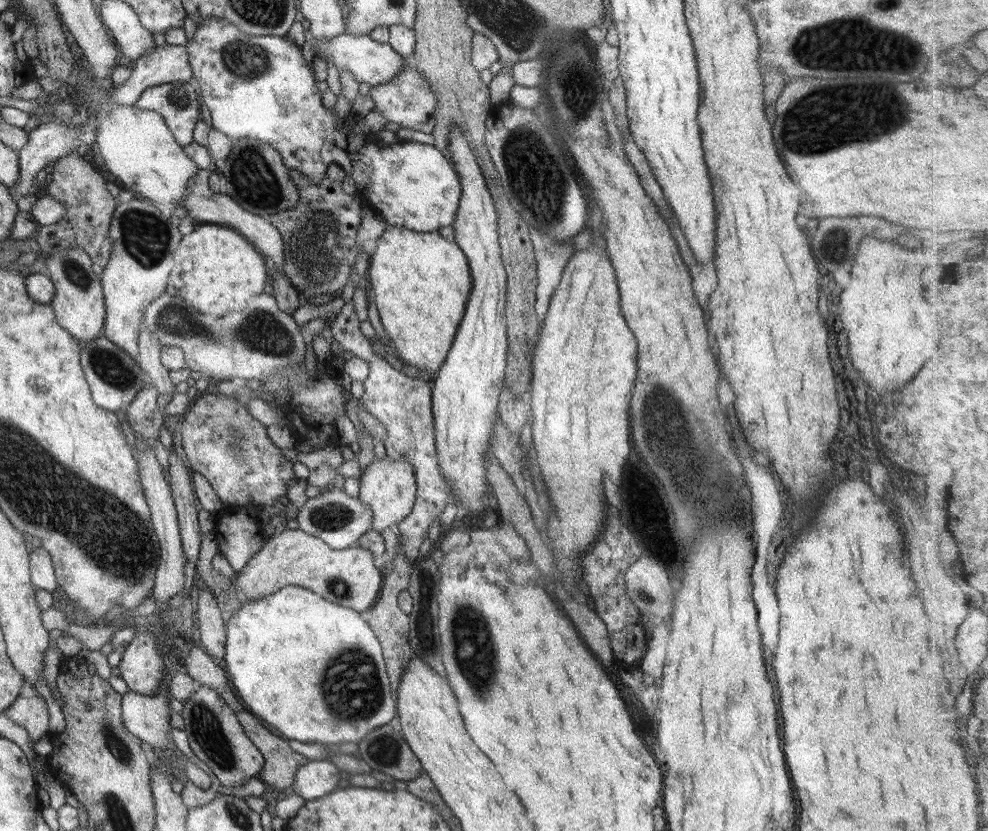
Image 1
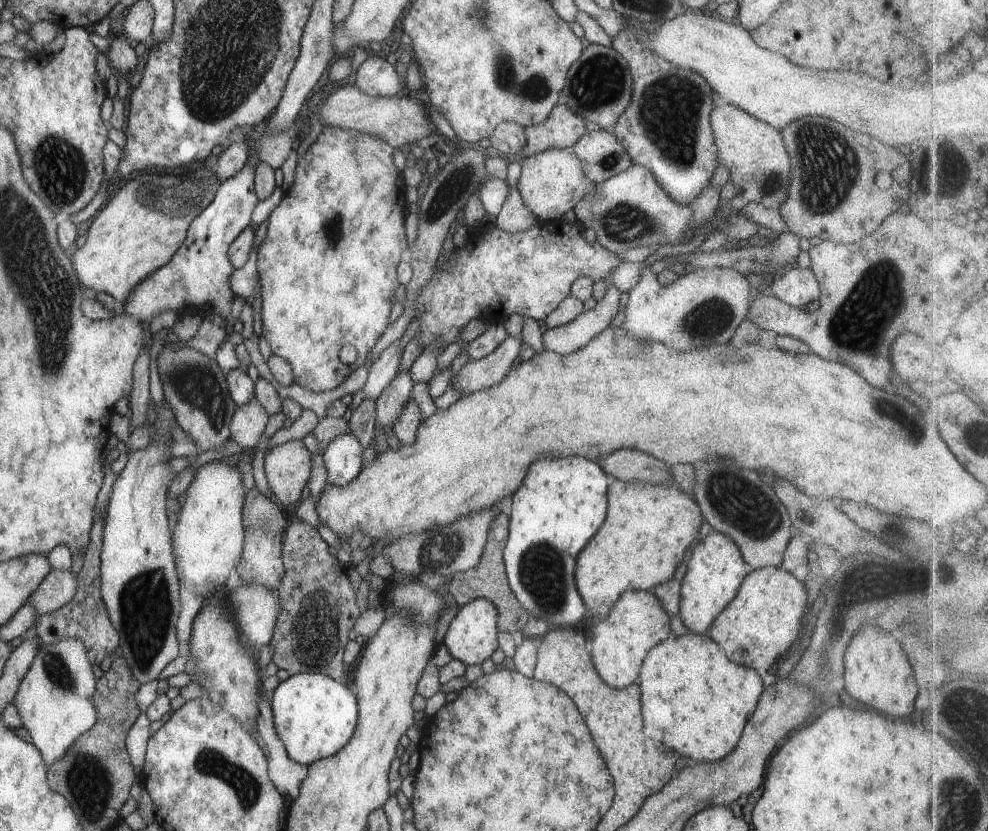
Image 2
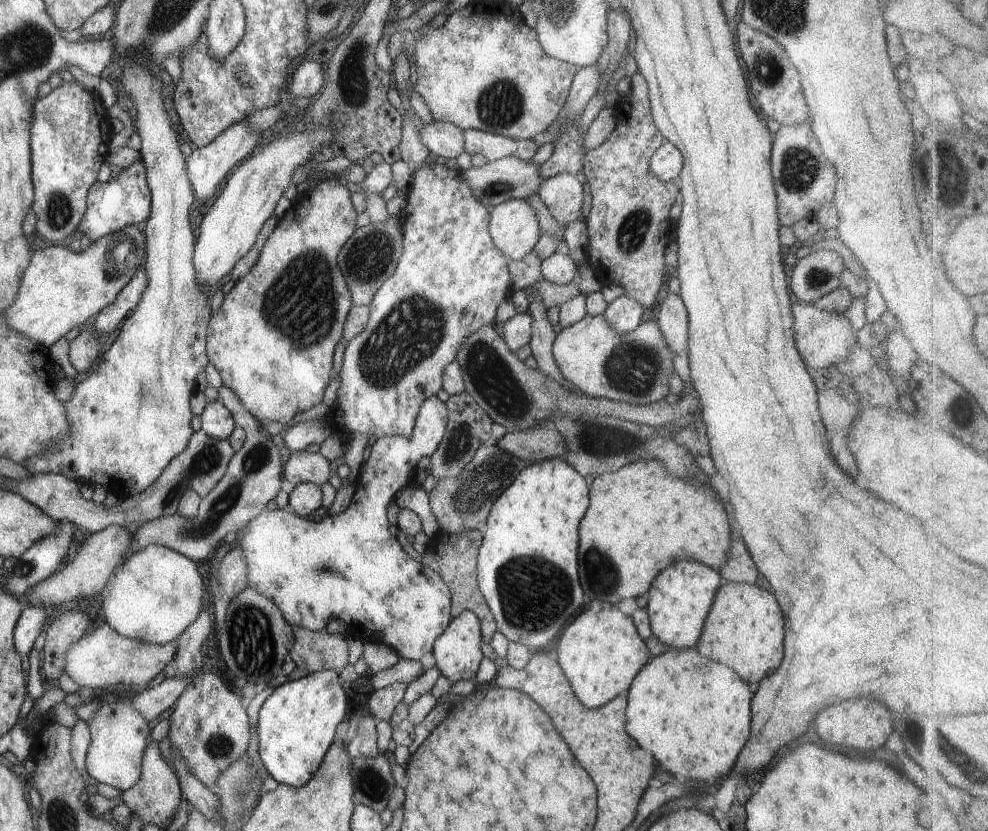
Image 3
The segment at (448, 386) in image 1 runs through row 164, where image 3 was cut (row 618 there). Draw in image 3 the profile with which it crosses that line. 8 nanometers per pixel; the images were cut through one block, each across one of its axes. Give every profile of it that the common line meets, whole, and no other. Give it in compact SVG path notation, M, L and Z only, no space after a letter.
M463 610L453 617L434 640L431 653L440 674L452 683L475 676L481 660L480 624L474 612Z

